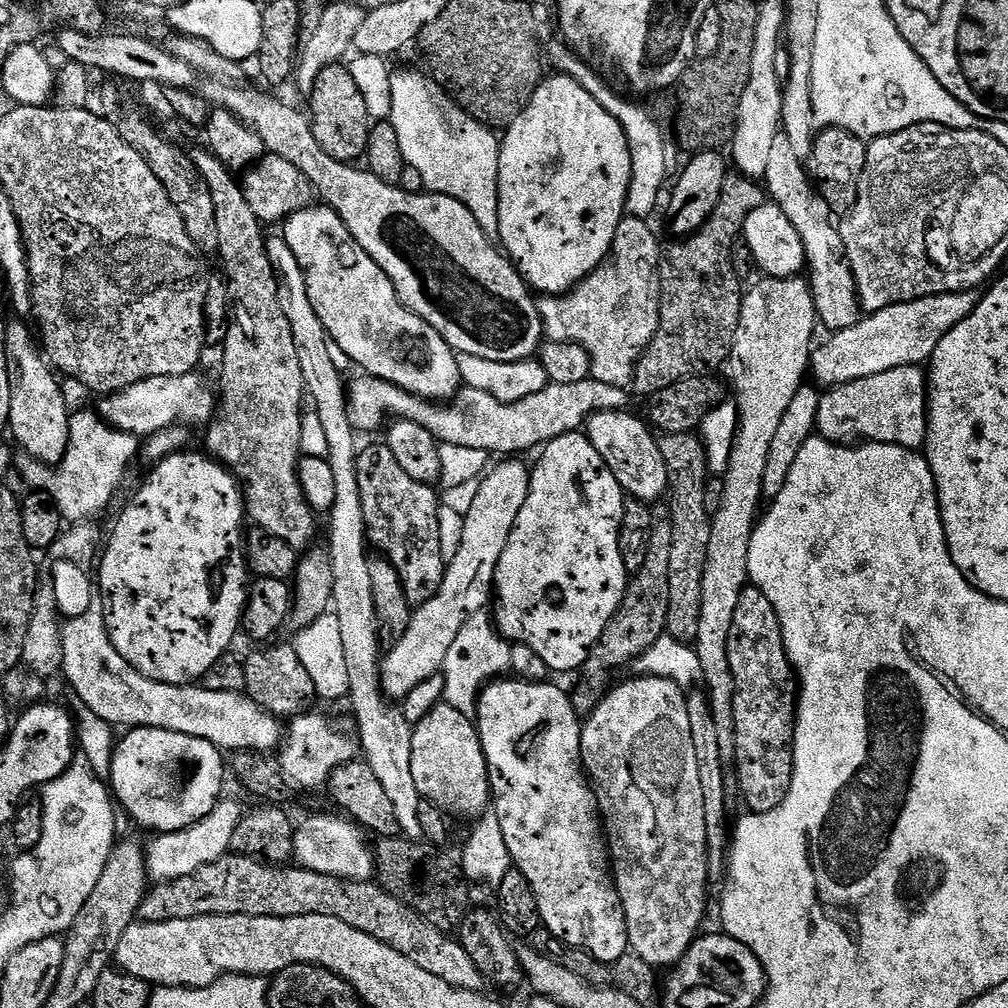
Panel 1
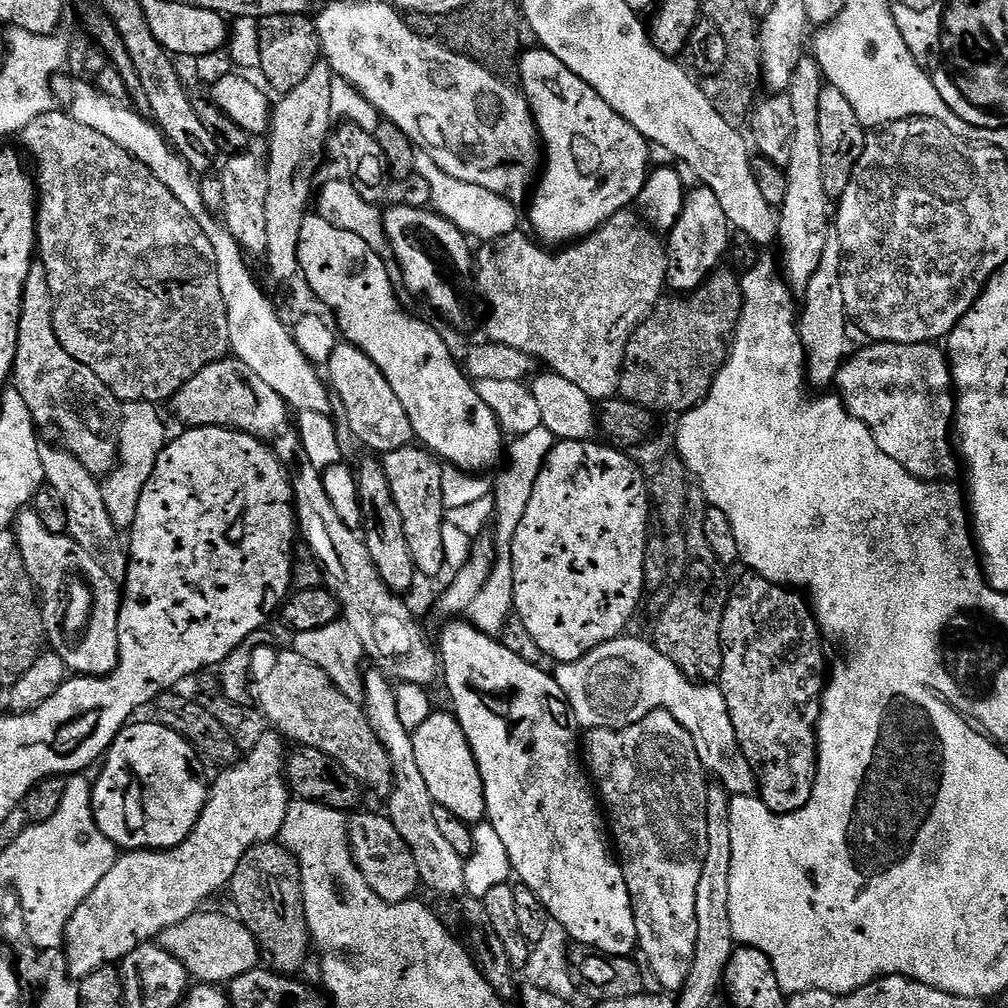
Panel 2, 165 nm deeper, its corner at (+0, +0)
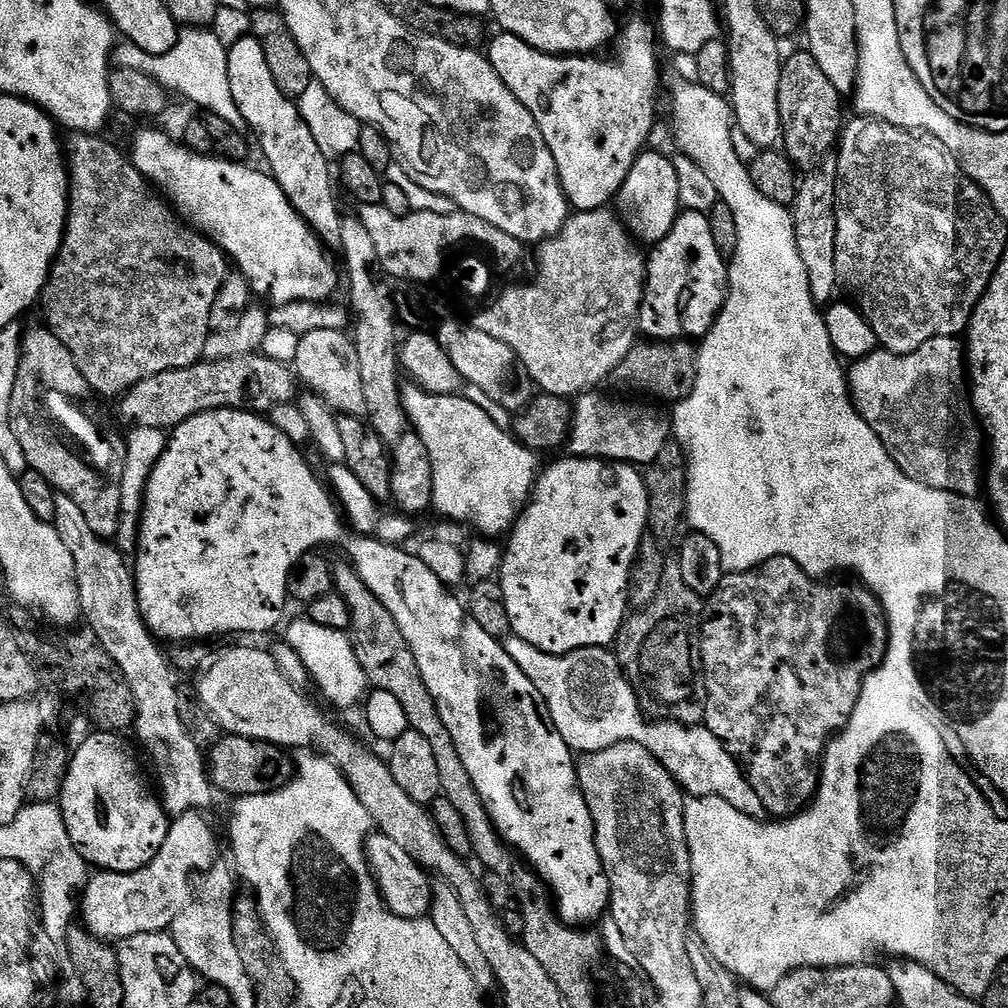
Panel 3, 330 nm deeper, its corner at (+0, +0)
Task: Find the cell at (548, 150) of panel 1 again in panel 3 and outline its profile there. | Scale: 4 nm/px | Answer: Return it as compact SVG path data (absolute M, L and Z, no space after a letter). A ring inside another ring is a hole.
M636 16L624 29L619 29L618 35L614 40L616 46L616 57L613 60L599 60L600 56L596 54L589 55L552 55L550 53L540 52L531 48L520 37L513 33L501 31L500 36L496 36L486 48L488 61L492 63L492 68L502 78L504 85L512 91L514 98L534 114L534 122L538 122L538 130L542 130L542 138L546 138L546 146L550 146L550 154L554 154L556 169L560 175L560 185L564 187L564 193L568 199L569 205L577 212L589 212L599 208L608 208L609 205L617 199L620 187L626 182L627 175L630 174L631 168L635 166L637 157L640 156L643 145L648 140L648 135L652 132L652 123L656 120L656 91L660 88L660 64L656 61L656 44L658 48L658 28L655 23L652 24L642 17Z

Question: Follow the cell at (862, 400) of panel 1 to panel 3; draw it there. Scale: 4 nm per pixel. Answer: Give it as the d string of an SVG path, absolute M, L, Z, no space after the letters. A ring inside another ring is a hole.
M939 336L905 356L877 350L855 361L847 369L846 375L848 390L852 393L852 402L858 414L871 426L874 434L878 434L882 446L886 446L896 465L906 475L934 490L946 490L973 498L981 495L986 436L976 409L972 407L966 348L957 337Z

